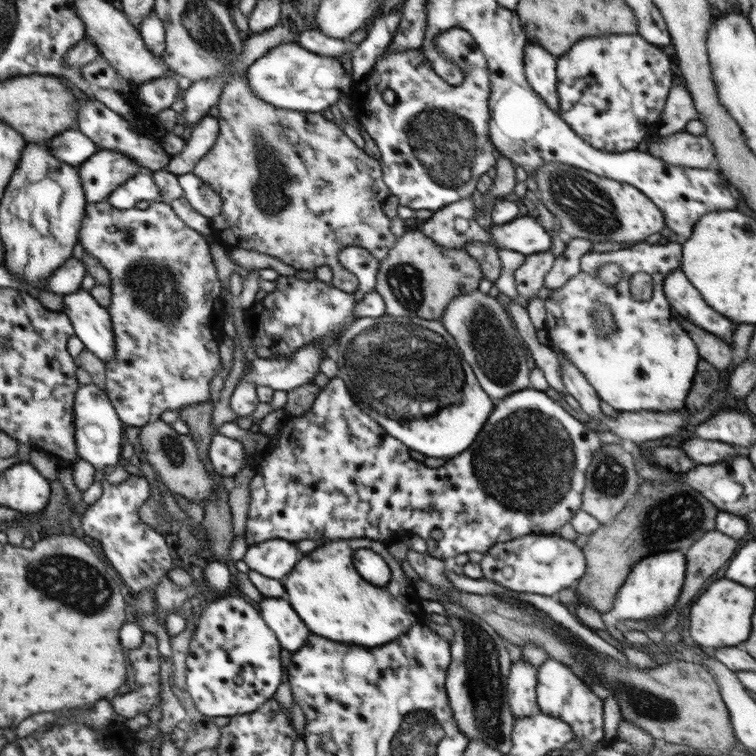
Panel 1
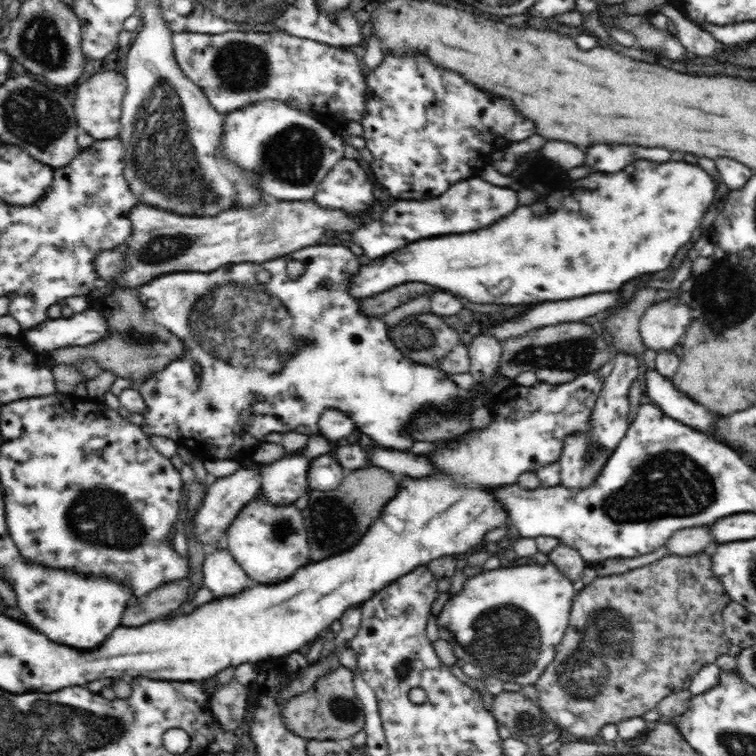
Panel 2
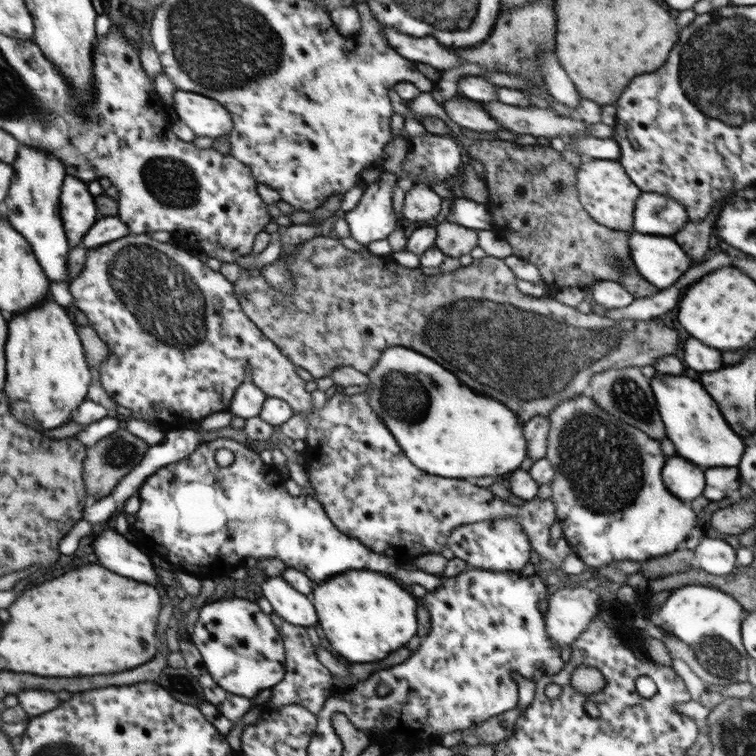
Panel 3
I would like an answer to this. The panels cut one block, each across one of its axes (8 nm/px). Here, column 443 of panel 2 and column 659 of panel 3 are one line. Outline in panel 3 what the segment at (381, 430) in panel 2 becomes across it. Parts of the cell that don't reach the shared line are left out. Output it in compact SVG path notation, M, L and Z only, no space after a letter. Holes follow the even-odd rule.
M656 371L649 378L659 406L667 437L673 442L676 455L701 468L737 467L745 452L744 440L730 428L718 403L689 374L673 375Z

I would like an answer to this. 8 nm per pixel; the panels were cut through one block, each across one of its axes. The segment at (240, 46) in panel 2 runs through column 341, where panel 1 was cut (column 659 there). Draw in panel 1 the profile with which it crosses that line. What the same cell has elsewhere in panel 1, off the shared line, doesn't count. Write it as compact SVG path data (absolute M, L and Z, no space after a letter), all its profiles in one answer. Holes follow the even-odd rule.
M636 33L580 39L557 59L557 113L580 138L598 150L634 150L661 120L672 88L670 62L661 47Z

